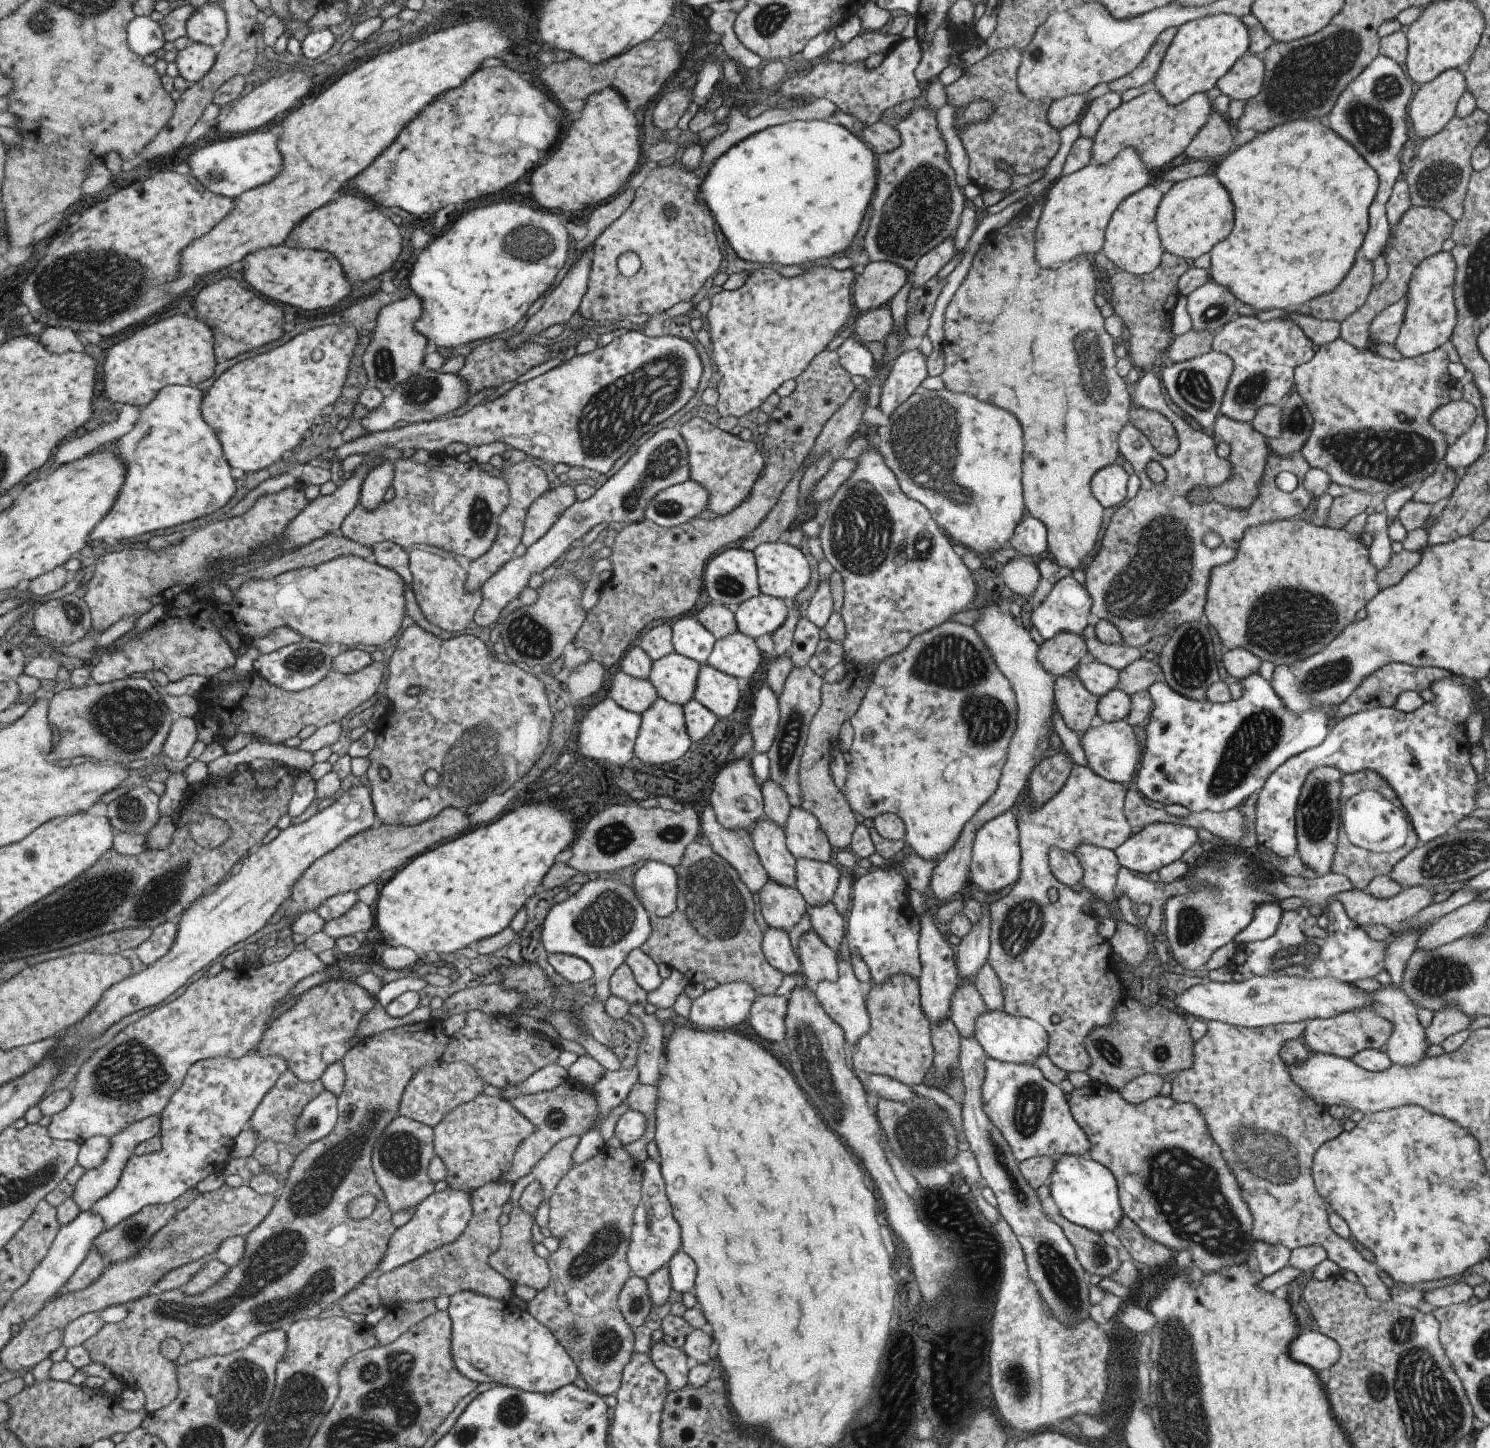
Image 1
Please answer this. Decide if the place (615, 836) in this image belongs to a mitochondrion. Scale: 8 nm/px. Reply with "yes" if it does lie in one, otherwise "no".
yes

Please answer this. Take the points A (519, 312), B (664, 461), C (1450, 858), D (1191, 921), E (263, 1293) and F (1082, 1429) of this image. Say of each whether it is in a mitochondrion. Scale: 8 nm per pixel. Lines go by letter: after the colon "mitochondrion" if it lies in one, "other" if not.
A: other
B: mitochondrion
C: mitochondrion
D: mitochondrion
E: mitochondrion
F: other

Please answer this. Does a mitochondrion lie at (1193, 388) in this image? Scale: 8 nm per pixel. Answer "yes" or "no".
yes

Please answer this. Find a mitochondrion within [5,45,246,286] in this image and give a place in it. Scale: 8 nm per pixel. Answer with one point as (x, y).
(47, 190)

